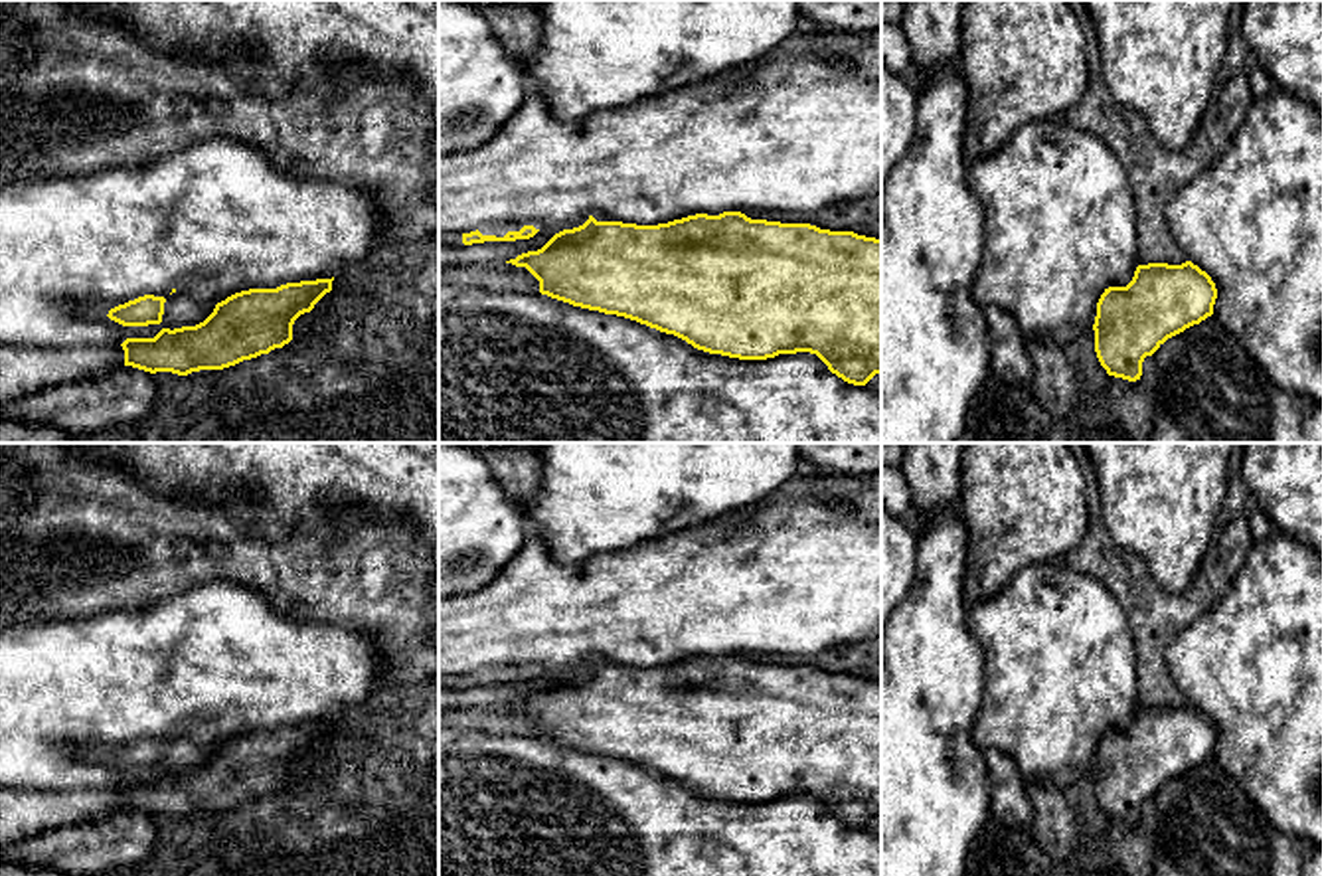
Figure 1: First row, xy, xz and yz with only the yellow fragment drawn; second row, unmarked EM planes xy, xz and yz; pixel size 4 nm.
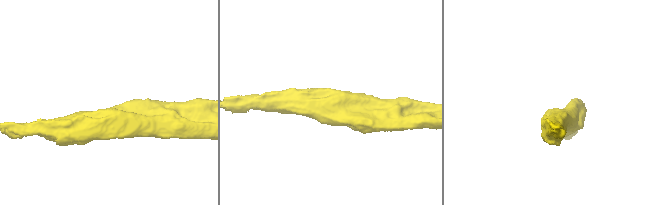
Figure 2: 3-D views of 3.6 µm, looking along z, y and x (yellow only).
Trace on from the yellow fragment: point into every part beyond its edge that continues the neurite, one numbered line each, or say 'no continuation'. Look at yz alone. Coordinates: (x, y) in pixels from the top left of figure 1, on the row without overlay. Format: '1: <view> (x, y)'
no continuation

